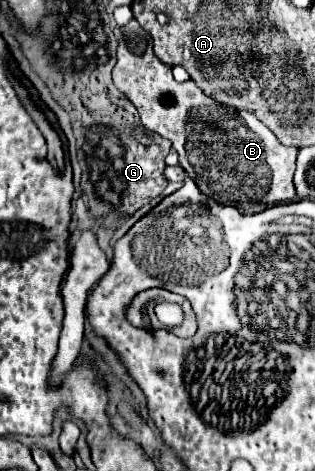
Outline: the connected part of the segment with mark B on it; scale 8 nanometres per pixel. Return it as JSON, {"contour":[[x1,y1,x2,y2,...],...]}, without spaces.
{"contour":[[130,20,120,30,122,30,122,36,118,42,118,62,112,72,114,84,136,106,144,128,172,142,174,150,180,156,180,166,196,182,196,186,212,200,220,204,236,206,240,212,248,212,248,214,270,208,270,206,278,206,278,204,290,204,296,196,292,176,294,176,298,150,292,146,284,148,284,144,280,144,280,140,252,112,236,110,236,108,214,102,192,80,178,84,172,78,170,66,166,66,164,62,156,58,152,50,150,34,144,32,136,20]]}

